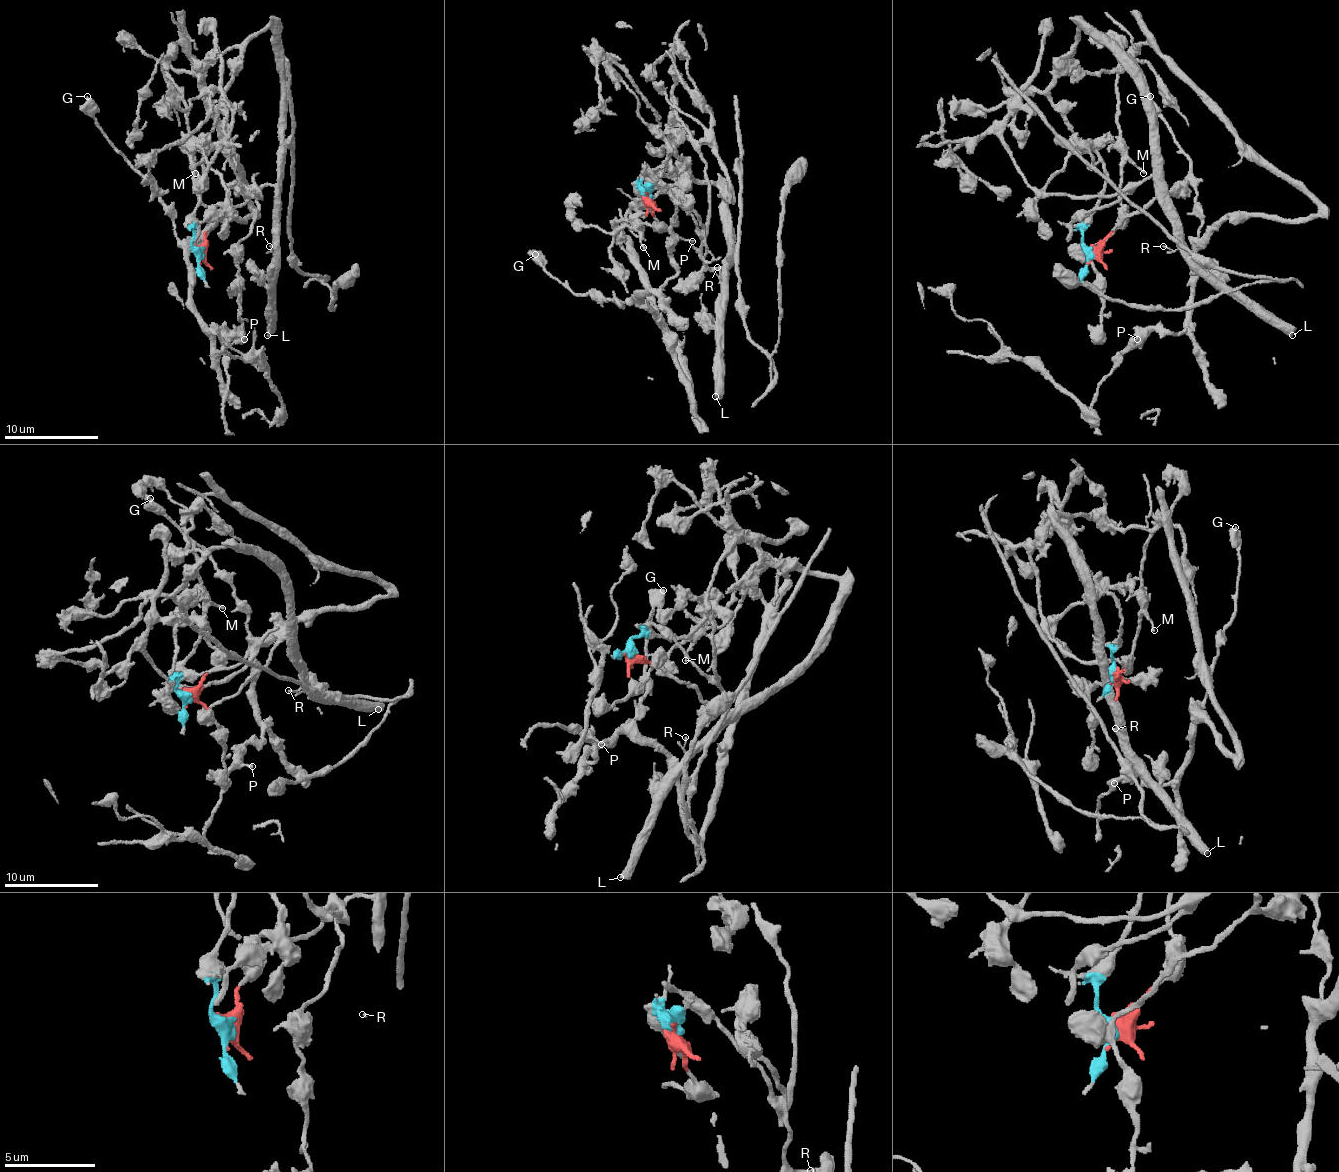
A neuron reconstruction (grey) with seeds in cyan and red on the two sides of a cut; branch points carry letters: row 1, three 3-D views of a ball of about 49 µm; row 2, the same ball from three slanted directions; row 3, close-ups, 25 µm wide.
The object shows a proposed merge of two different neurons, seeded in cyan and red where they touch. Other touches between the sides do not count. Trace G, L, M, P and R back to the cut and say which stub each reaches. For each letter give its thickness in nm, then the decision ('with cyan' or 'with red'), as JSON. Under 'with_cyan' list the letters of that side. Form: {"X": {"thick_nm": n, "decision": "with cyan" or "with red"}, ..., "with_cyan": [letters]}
{"G": {"thick_nm": 500, "decision": "with red"}, "L": {"thick_nm": 500, "decision": "with cyan"}, "M": {"thick_nm": 180, "decision": "with red"}, "P": {"thick_nm": 160, "decision": "with red"}, "R": {"thick_nm": 130, "decision": "with cyan"}, "with_cyan": ["L", "R"]}

